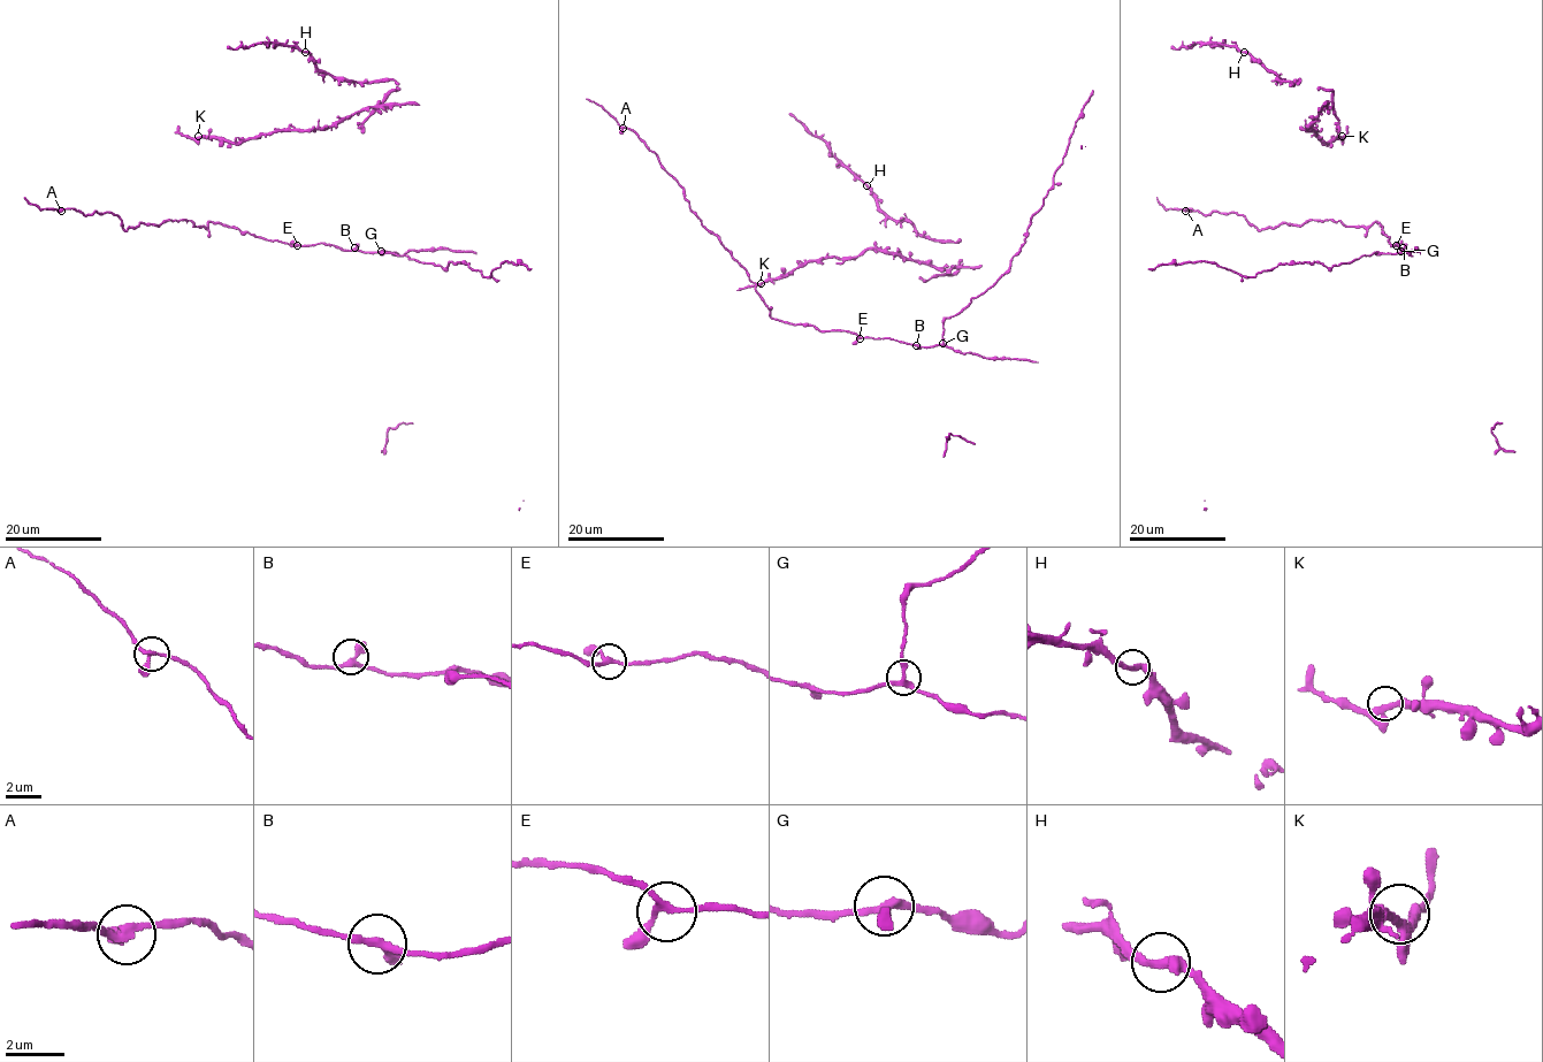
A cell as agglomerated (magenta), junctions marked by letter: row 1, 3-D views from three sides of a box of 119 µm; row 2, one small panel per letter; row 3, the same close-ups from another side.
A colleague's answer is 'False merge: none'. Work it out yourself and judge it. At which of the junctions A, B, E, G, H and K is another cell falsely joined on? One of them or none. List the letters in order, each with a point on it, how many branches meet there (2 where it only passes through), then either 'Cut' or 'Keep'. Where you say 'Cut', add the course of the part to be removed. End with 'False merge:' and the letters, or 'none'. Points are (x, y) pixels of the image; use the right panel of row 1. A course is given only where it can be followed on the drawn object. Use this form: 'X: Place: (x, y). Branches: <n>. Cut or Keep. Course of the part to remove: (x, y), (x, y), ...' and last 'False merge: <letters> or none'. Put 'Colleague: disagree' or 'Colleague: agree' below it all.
A: Place: (1185, 211). Branches: 3. Keep
B: Place: (1403, 247). Branches: 3. Keep
E: Place: (1396, 245). Branches: 3. Keep
G: Place: (1400, 251). Branches: 3. Keep
H: Place: (1244, 52). Branches: 3. Keep
K: Place: (1342, 136). Branches: 3. Keep
False merge: none
Colleague: agree

